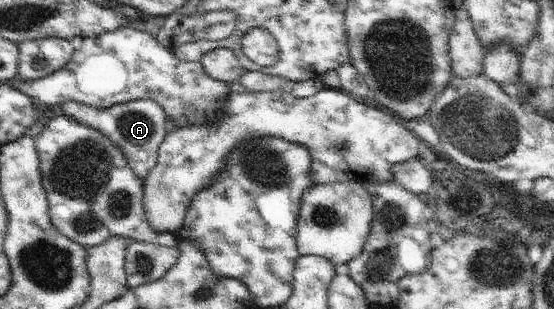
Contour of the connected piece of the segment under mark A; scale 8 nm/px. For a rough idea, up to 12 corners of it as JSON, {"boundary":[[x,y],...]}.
{"boundary":[[152,99],[58,112],[105,134],[142,181],[170,127]]}

